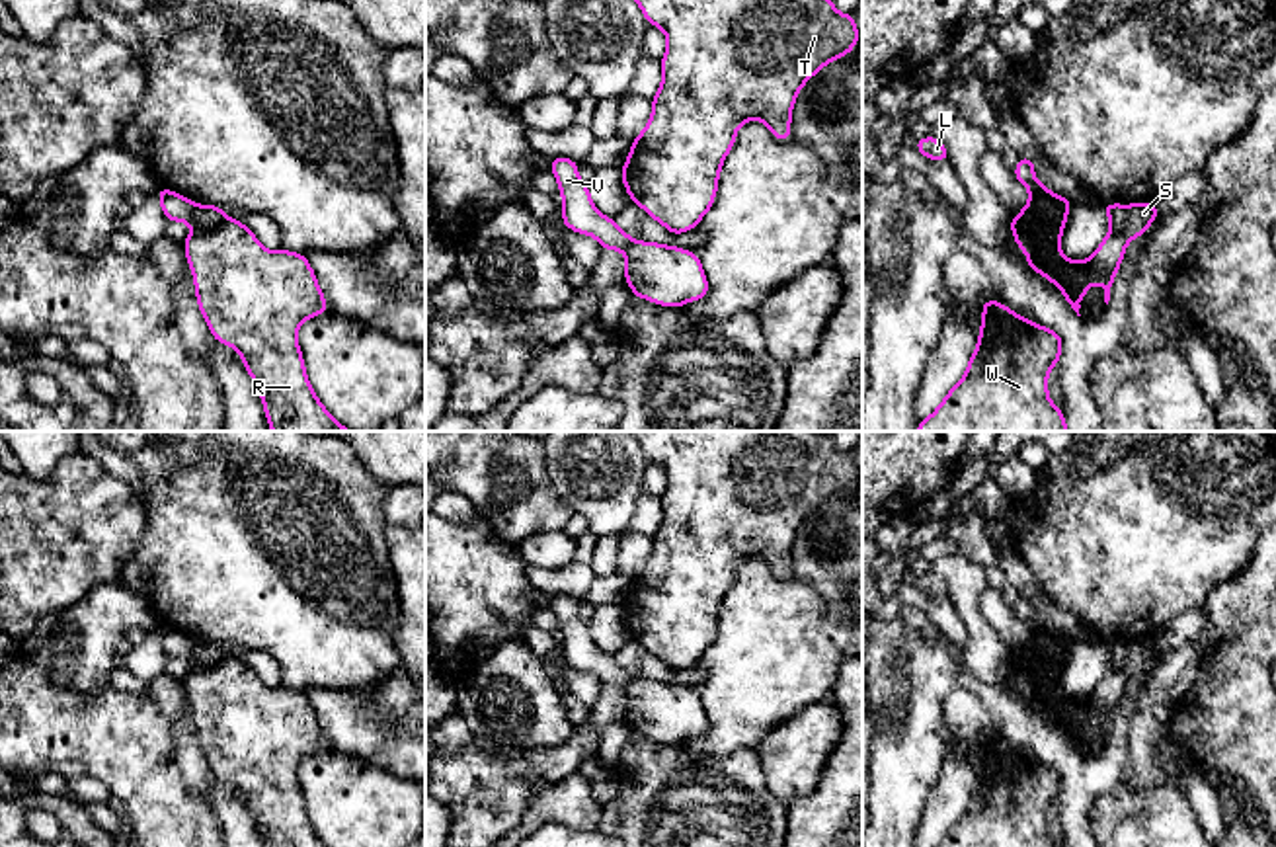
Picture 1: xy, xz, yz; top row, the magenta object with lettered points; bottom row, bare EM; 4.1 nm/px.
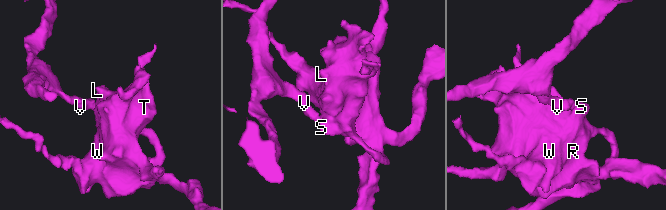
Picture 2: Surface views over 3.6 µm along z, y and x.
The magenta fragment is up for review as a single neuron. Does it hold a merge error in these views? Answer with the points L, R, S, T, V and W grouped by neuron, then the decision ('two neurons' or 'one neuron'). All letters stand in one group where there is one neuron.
L R S T W / V | two neurons

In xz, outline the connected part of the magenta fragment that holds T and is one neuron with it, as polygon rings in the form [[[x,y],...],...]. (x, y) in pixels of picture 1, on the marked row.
[[[636,0],[636,4],[648,23],[663,29],[667,51],[659,60],[663,78],[652,100],[652,119],[632,141],[620,174],[636,205],[669,232],[683,234],[710,211],[720,168],[736,142],[736,131],[745,121],[759,119],[775,139],[788,141],[800,88],[827,62],[849,55],[860,35],[853,14],[839,14],[831,0]]]

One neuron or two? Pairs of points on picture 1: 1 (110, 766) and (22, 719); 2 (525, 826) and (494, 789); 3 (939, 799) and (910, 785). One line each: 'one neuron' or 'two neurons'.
1: one neuron
2: two neurons
3: two neurons

